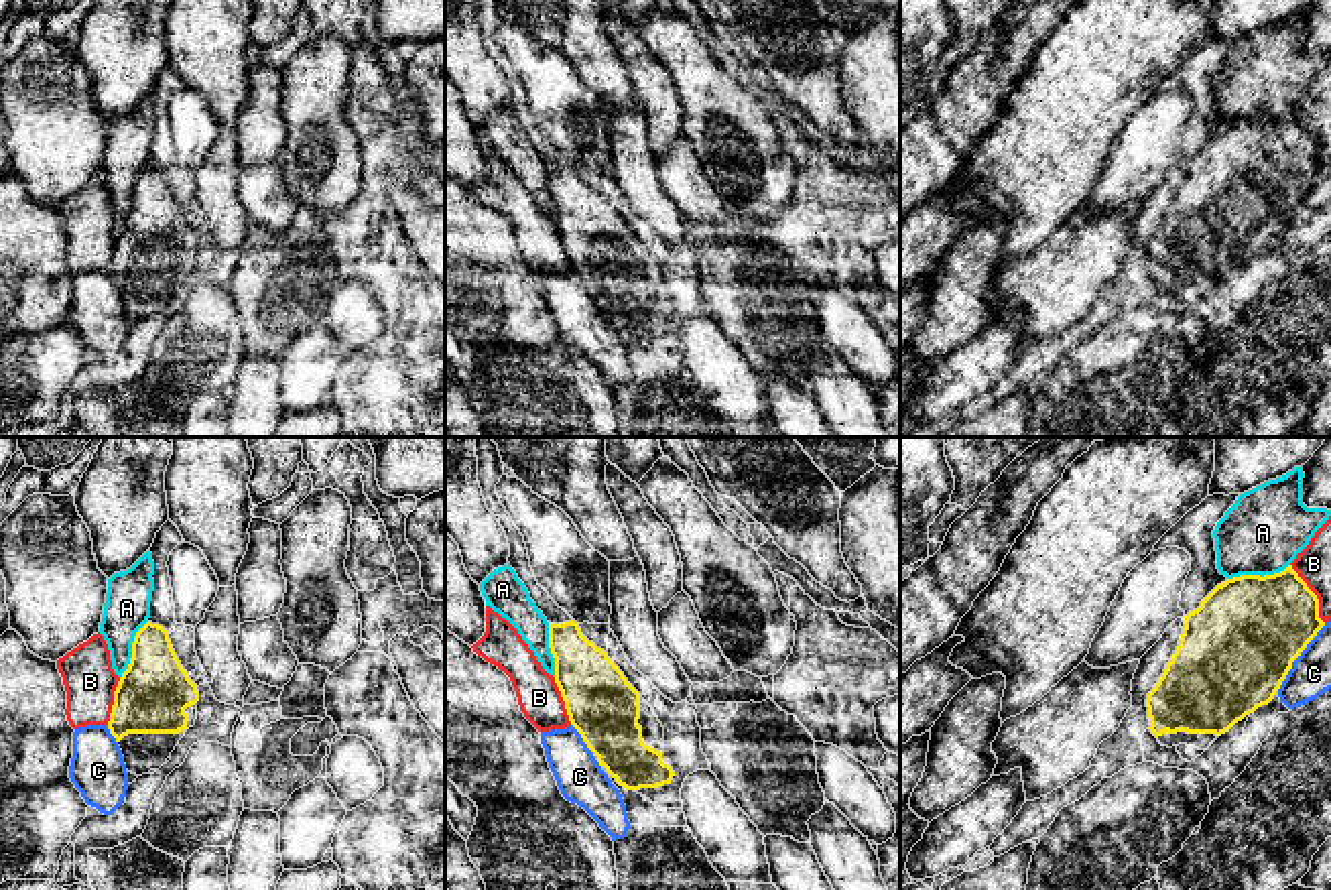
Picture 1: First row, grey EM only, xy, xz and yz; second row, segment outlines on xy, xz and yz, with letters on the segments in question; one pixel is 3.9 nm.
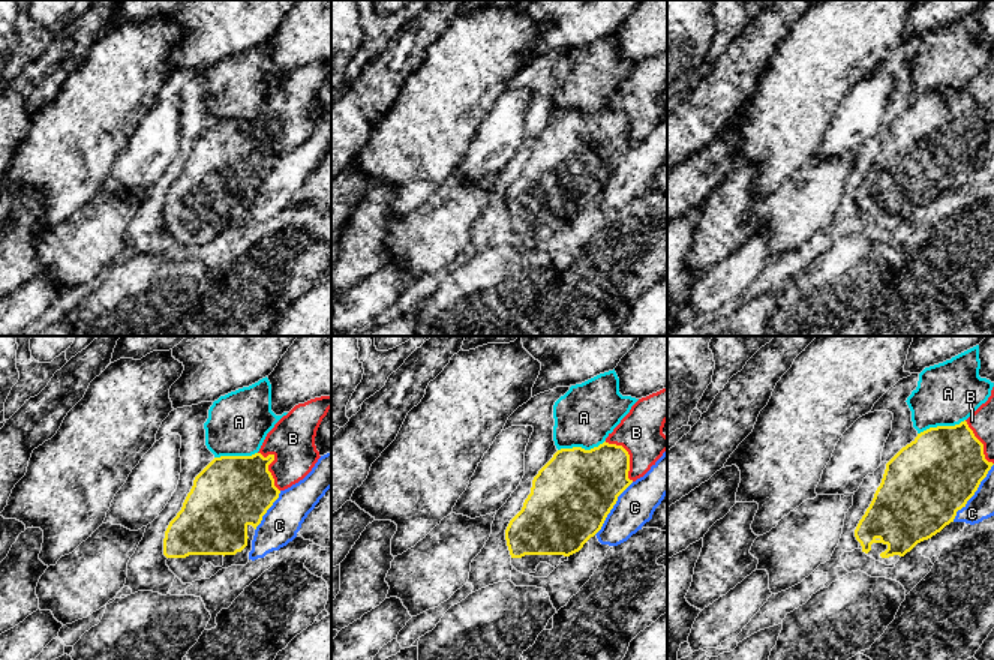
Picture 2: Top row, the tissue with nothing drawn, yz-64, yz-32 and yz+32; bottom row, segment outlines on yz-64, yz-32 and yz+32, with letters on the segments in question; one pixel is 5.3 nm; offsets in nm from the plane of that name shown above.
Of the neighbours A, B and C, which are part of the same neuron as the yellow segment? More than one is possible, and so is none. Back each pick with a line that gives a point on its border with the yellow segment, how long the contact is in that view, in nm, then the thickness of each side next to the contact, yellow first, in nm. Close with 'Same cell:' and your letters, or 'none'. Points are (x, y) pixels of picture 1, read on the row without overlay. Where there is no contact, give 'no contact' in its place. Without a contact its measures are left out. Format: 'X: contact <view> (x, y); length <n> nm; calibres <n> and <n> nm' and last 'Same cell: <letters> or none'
Same cell: none

